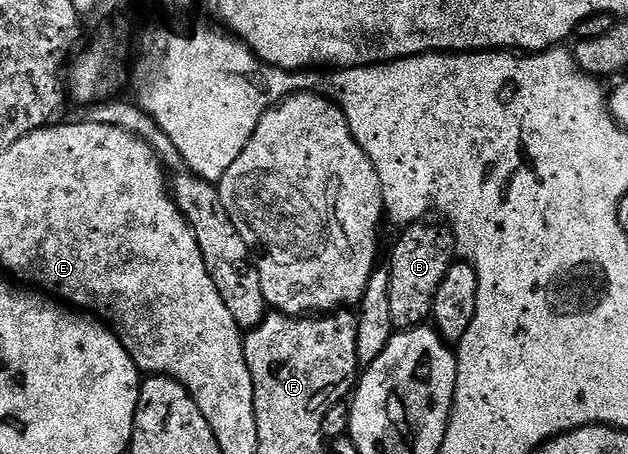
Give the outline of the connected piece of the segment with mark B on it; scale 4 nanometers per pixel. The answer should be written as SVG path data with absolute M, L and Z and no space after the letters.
M429 223L404 226L400 230L401 238L394 243L393 254L387 262L391 279L391 319L397 331L415 329L430 320L435 291L439 291L443 275L447 275L458 256L457 240L453 237L452 229L444 224L425 224Z

